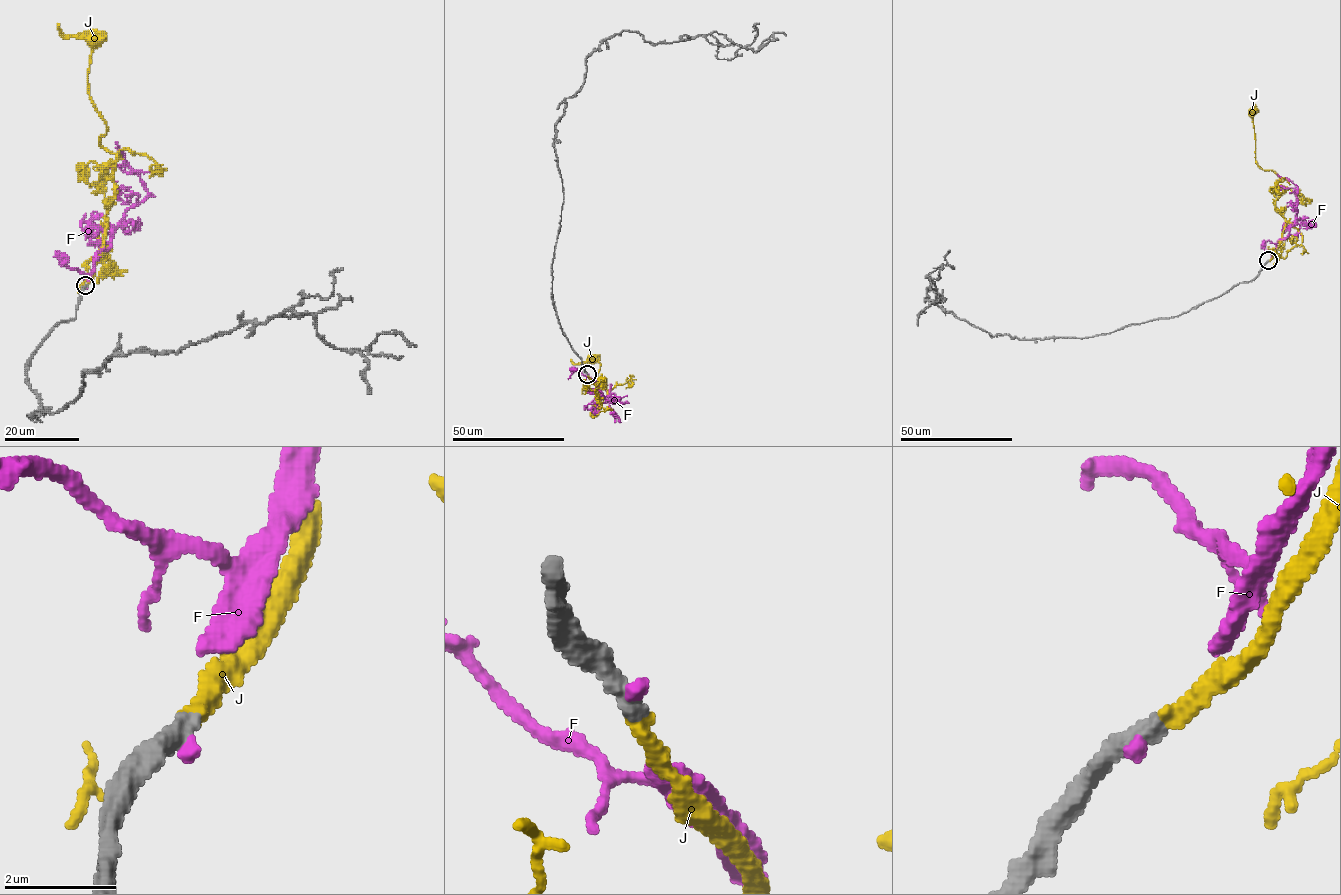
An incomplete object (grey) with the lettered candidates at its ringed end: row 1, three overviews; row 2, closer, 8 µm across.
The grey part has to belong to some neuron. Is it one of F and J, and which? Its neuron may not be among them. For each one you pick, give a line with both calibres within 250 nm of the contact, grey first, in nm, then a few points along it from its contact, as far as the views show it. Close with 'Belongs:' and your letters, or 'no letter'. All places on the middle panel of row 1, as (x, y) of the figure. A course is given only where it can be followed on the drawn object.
J: calibres 360 and 340 nm; course (587, 374), (600, 391), (605, 381), (600, 385), (596, 383), (600, 364), (589, 361), (590, 356), (592, 357)
Belongs: J

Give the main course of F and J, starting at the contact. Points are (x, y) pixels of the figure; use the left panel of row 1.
F: (85, 287), (93, 257), (110, 246), (125, 213), (148, 195), (138, 171), (115, 165), (123, 162), (125, 168)
J: (86, 285), (103, 248), (114, 196), (116, 156), (100, 144), (106, 125), (88, 91), (89, 37), (93, 38)

